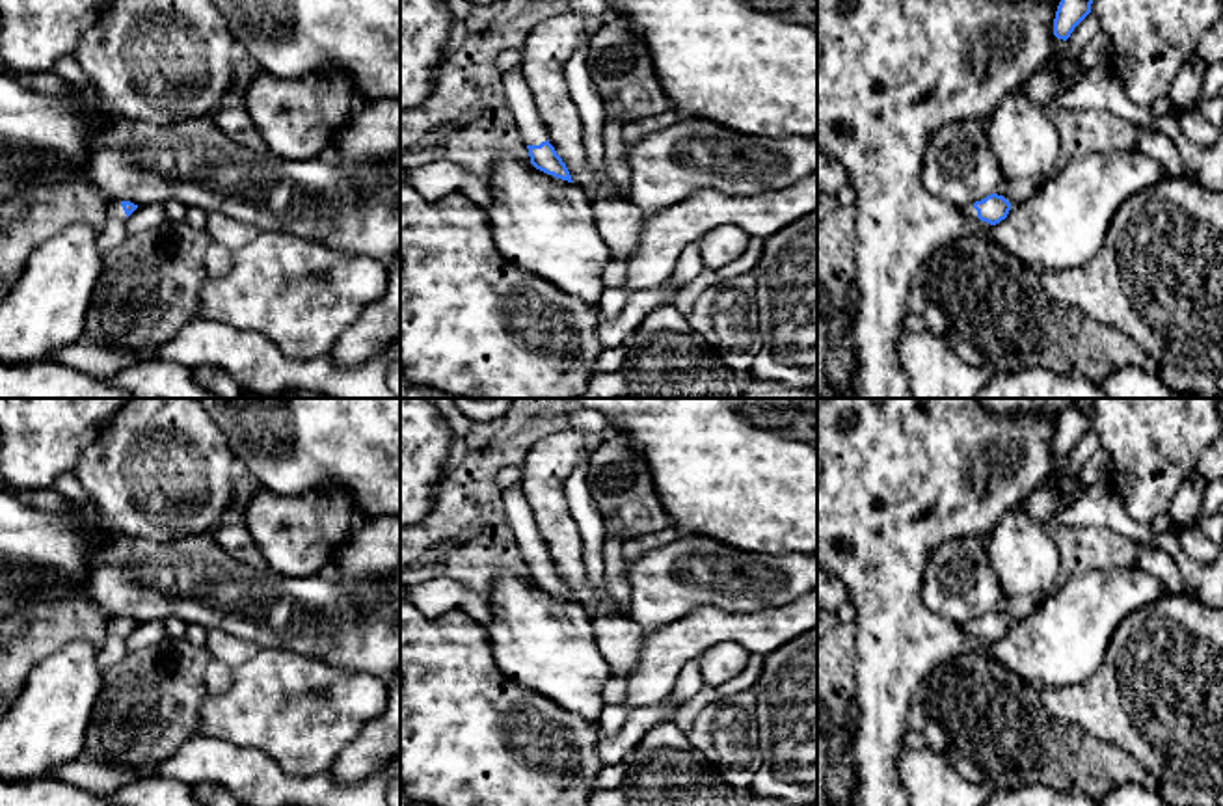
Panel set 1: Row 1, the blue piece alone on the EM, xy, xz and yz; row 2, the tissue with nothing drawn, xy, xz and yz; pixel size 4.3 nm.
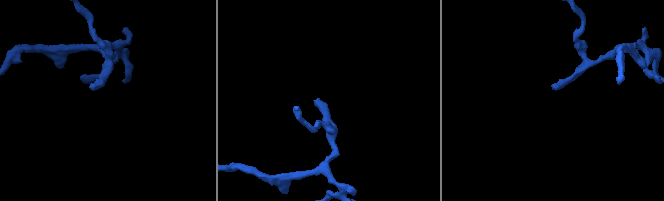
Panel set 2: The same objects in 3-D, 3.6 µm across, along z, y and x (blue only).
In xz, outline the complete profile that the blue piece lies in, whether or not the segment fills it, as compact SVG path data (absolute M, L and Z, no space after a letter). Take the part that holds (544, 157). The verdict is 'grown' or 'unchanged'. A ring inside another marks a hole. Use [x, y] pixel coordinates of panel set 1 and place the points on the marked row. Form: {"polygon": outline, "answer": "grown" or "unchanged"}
{"polygon": "M521 67L503 74L503 86L508 108L514 115L523 143L529 149L531 164L547 175L573 182L566 164L549 143L547 130L538 117L536 102L521 74Z", "answer": "grown"}

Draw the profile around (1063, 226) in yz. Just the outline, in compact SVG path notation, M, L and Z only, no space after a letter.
M1139 149L1072 160L1063 171L1048 177L1035 195L1011 207L1007 218L992 225L990 238L1037 272L1082 266L1100 251L1121 205L1163 175L1163 166Z

